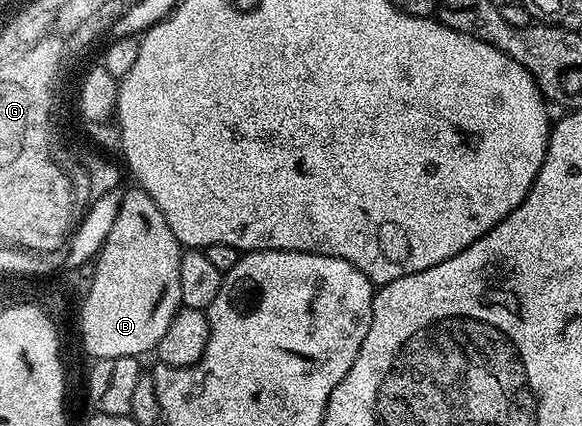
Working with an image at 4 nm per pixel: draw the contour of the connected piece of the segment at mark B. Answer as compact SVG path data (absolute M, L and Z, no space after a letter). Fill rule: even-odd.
M130 188L124 190L122 196L122 204L118 208L118 217L114 219L114 228L110 228L110 236L106 236L104 246L100 249L99 254L94 259L96 271L94 272L94 280L90 286L87 295L82 298L84 307L80 310L80 338L84 341L84 350L88 354L92 354L93 359L97 358L113 358L114 356L144 356L144 353L155 351L158 340L162 340L162 335L166 333L166 327L170 325L170 320L174 316L174 312L180 309L180 289L178 288L178 264L180 263L180 255L182 247L180 241L174 236L174 232L170 232L170 224L166 224L166 216L162 216L162 208L158 208L158 204L154 204L154 200L144 190L139 188Z

